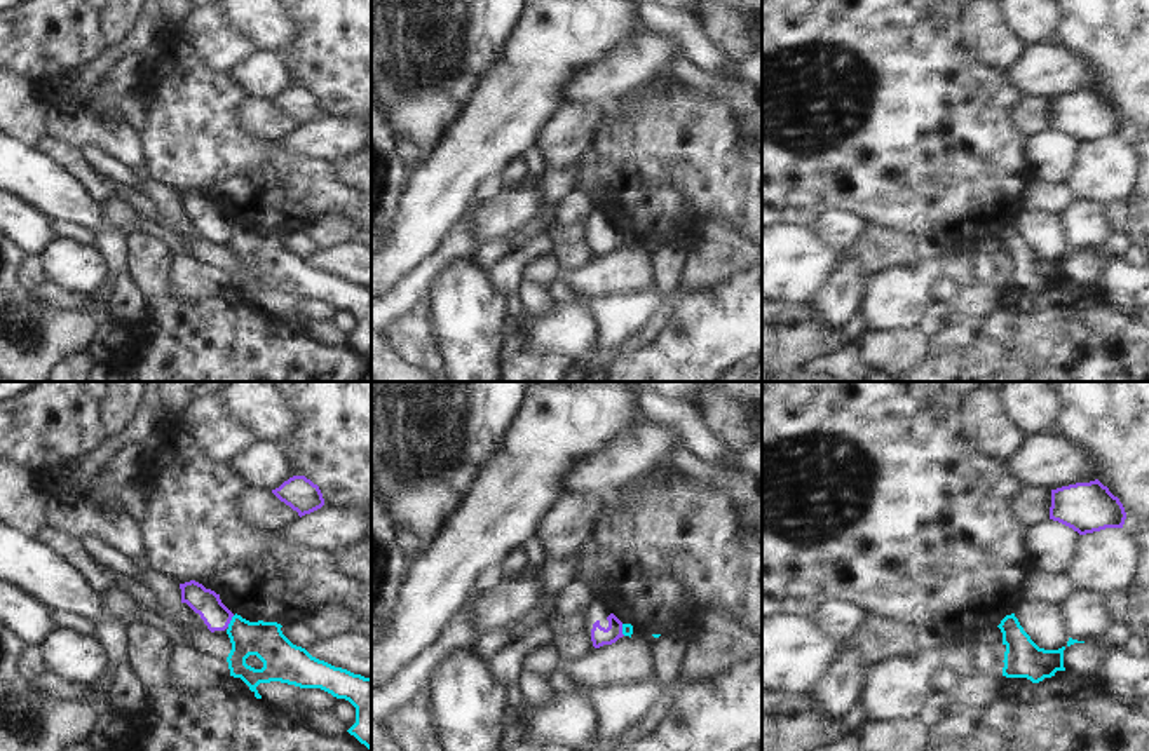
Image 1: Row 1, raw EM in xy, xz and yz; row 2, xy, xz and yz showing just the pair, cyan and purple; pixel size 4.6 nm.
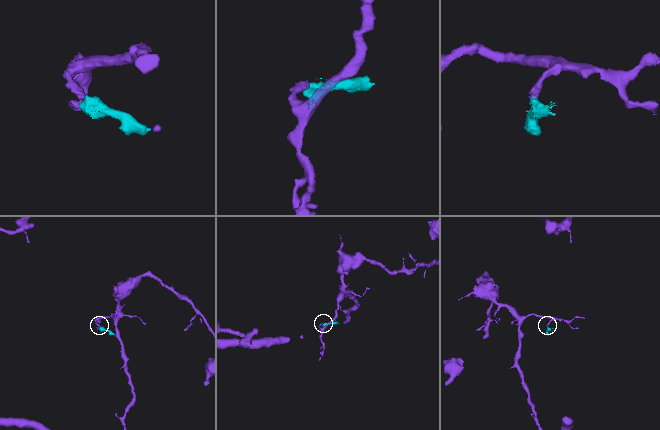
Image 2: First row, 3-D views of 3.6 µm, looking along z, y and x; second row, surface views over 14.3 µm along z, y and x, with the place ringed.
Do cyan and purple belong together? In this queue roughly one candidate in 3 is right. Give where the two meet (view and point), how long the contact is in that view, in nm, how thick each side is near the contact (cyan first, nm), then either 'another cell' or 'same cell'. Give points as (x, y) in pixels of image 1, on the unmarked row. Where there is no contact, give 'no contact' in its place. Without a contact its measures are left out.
xy (231, 230) | 70 nm | 170/130 nm | another cell

